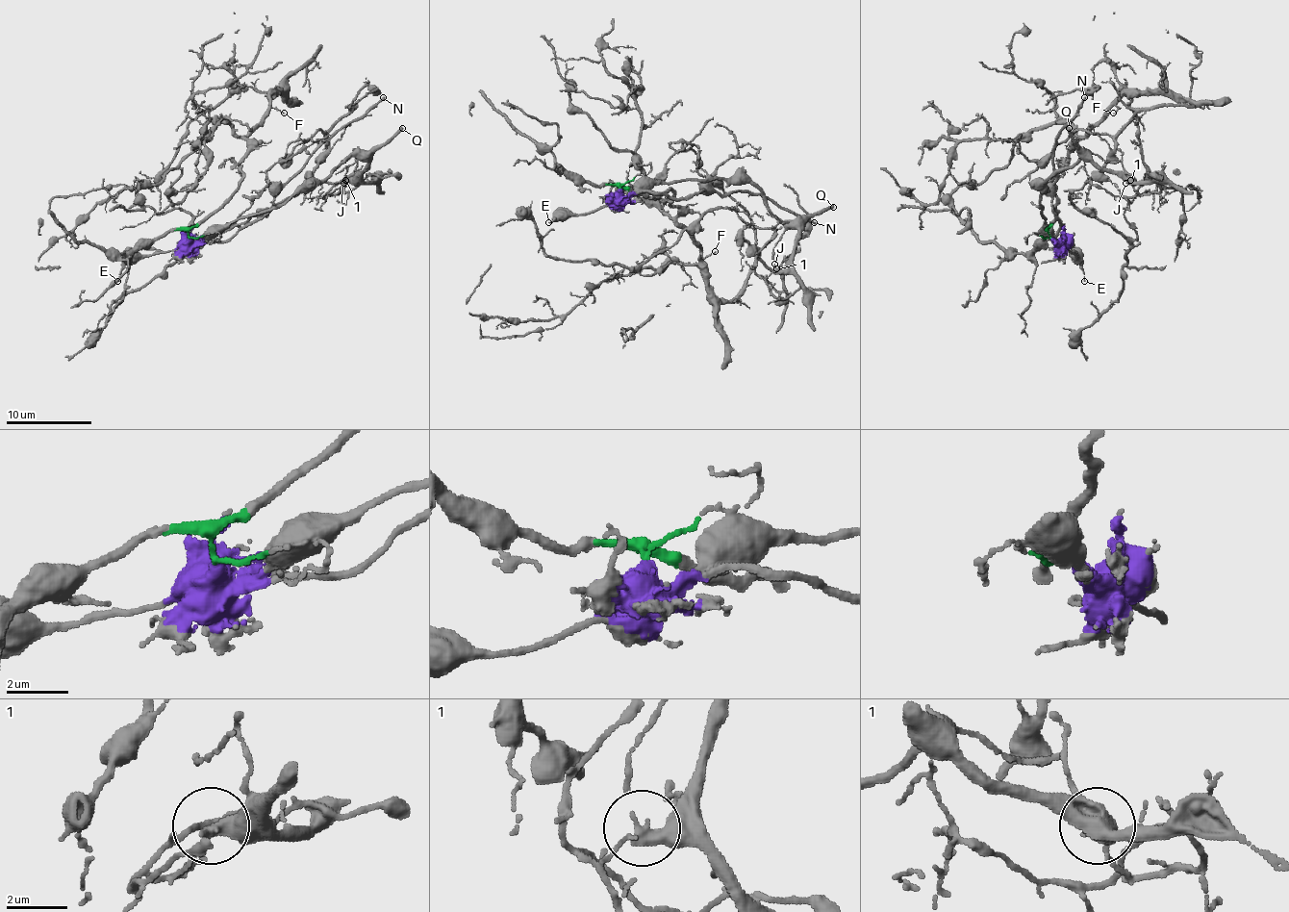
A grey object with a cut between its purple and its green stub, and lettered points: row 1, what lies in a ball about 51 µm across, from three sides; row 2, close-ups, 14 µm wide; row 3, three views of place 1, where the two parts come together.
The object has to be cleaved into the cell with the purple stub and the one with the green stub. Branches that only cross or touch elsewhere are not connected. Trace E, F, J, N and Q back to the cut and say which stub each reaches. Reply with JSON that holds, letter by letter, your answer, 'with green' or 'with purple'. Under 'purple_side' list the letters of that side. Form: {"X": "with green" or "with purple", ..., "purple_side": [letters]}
{"E": "with purple", "F": "with green", "J": "with purple", "N": "with purple", "Q": "with purple", "purple_side": ["E", "J", "N", "Q"]}

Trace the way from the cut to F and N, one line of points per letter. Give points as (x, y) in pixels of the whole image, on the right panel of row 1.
F: (1050, 240), (1048, 226), (1054, 219), (1056, 194), (1052, 179), (1072, 147), (1115, 106), (1119, 108), (1112, 113)
N: (1052, 240), (1056, 245), (1052, 241), (1061, 222), (1052, 209), (1056, 177), (1052, 147), (1084, 97)

